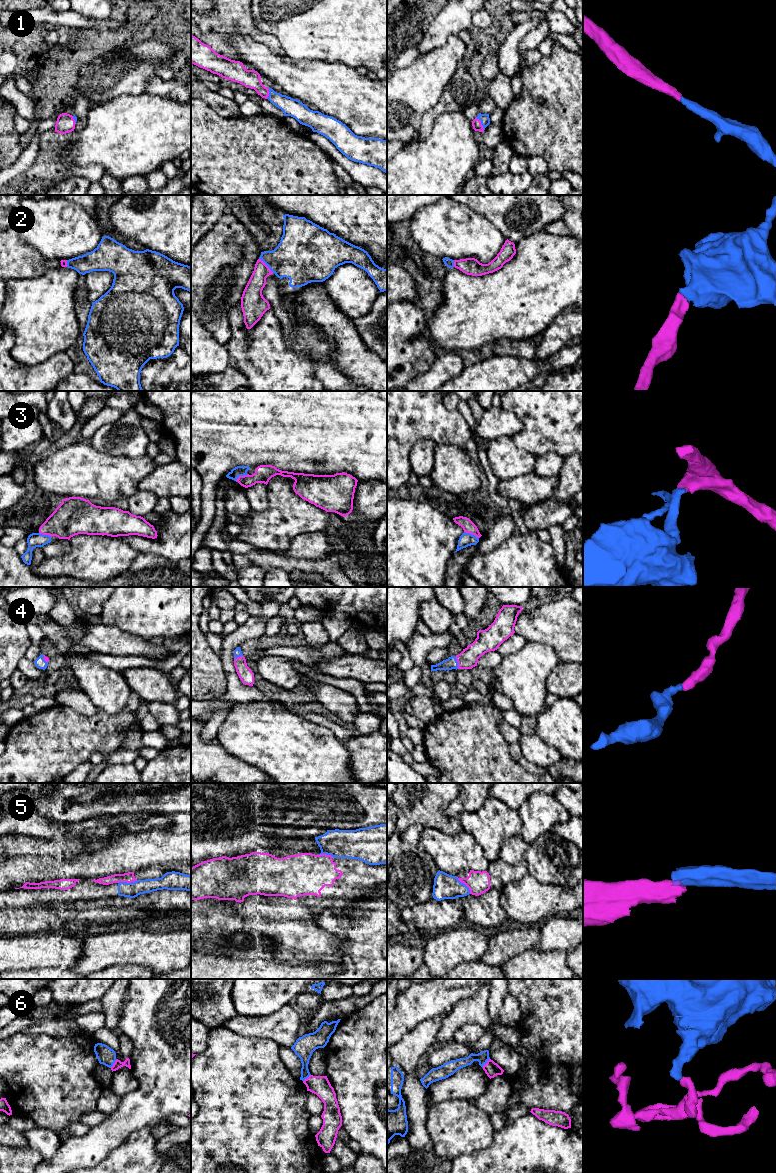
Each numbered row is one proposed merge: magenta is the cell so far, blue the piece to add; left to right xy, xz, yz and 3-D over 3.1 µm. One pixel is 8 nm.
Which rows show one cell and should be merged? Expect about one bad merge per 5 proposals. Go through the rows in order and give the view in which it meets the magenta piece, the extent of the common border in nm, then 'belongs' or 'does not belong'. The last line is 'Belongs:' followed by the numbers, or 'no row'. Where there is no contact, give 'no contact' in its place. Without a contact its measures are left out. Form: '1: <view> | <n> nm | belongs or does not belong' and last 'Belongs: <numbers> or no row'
1: yz | 120 nm | belongs
2: xz | 170 nm | belongs
3: yz | 130 nm | belongs
4: yz | 110 nm | belongs
5: xy | 170 nm | does not belong
6: yz | 100 nm | does not belong
Belongs: 1, 2, 3, 4

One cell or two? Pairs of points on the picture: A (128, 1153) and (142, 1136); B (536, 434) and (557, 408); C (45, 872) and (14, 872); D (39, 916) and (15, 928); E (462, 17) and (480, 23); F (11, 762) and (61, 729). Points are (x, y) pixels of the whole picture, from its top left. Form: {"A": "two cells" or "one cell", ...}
{"A": "one cell", "B": "one cell", "C": "one cell", "D": "one cell", "E": "two cells", "F": "one cell"}

